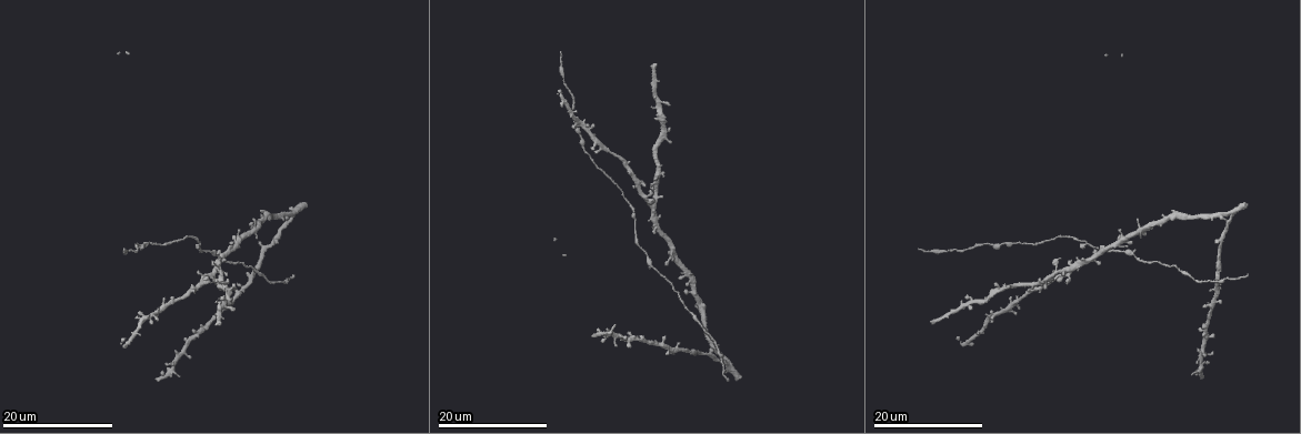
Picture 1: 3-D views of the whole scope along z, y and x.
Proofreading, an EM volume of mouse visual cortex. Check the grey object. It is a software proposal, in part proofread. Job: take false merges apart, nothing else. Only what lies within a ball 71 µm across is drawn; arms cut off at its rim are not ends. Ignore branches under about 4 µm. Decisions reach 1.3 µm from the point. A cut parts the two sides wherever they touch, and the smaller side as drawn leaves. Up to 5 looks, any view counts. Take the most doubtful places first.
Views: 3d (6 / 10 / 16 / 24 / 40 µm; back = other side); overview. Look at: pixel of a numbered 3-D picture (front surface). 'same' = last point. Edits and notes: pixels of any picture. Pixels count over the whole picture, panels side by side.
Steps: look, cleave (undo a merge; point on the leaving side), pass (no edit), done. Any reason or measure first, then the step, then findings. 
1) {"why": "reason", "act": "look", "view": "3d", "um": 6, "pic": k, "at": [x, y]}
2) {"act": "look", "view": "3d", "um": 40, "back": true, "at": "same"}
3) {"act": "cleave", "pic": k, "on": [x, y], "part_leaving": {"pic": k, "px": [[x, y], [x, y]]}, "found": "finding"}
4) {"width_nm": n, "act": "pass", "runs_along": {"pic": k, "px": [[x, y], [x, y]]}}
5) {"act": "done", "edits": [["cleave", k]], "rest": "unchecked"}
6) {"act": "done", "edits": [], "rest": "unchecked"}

{"act": "look", "view": "3d", "um": 24, "pic": 1, "at": [668, 257]}

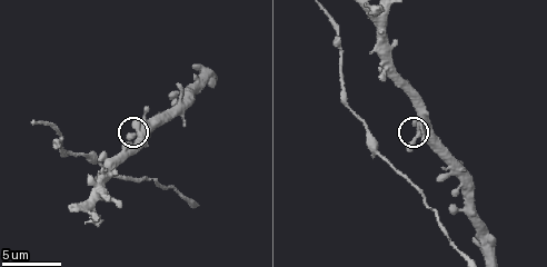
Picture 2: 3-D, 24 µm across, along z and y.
{"why": "closer look", "act": "look", "view": "3d", "um": 10, "pic": 2, "at": [416, 135]}

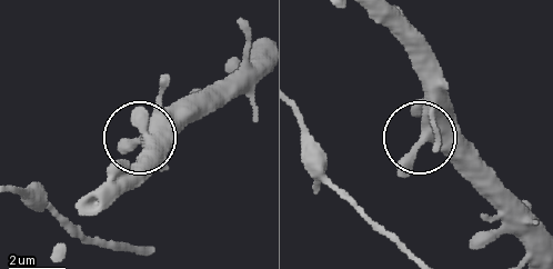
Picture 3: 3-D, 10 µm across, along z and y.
{"act": "look", "view": "3d", "um": 6, "pic": 3, "at": [418, 142]}

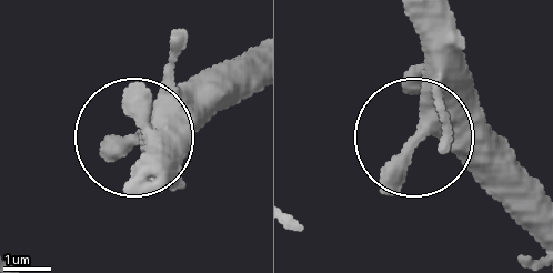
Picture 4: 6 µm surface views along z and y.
{"width_nm": 420, "act": "pass", "runs_along": {"pic": 4, "px": [[533, 231], [418, 132], [425, 17]]}, "found": "all the same cell"}

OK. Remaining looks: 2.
{"act": "look", "view": "3d", "um": 16, "pic": 2, "at": [372, 151]}

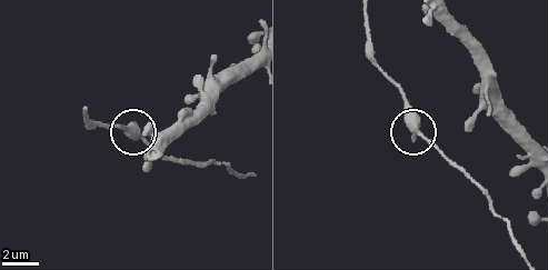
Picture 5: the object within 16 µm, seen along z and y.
{"width_nm": 410, "act": "pass", "found": "continuous, no second cell"}

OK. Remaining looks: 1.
{"act": "done", "edits": [], "rest": "unchecked"}

